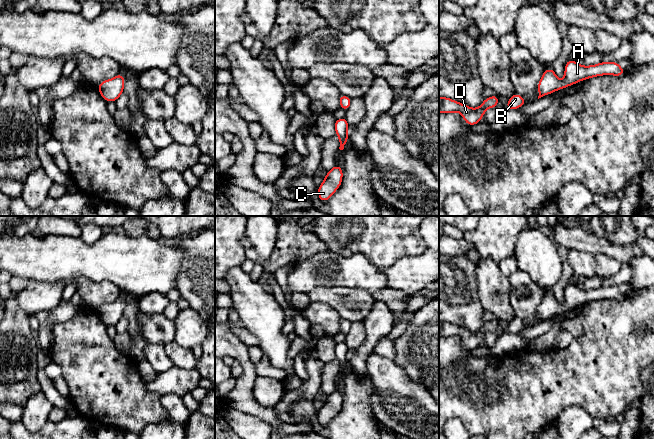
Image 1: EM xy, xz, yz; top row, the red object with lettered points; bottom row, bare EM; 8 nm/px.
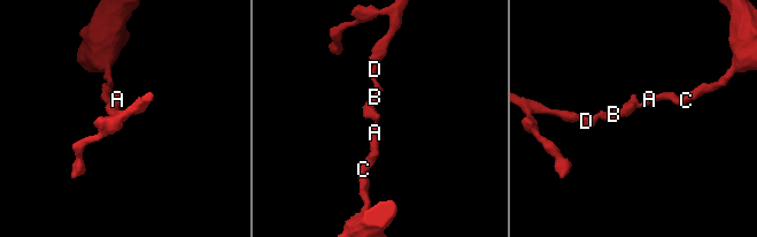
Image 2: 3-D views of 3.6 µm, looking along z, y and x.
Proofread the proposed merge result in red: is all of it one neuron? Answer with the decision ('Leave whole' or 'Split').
Leave whole

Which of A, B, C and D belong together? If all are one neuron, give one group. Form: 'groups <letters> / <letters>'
groups A B C D

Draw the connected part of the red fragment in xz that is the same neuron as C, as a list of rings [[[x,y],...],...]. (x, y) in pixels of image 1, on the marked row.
[[[335,165],[327,172],[323,183],[318,187],[318,197],[322,202],[326,202],[342,183],[343,170],[340,165]]]

